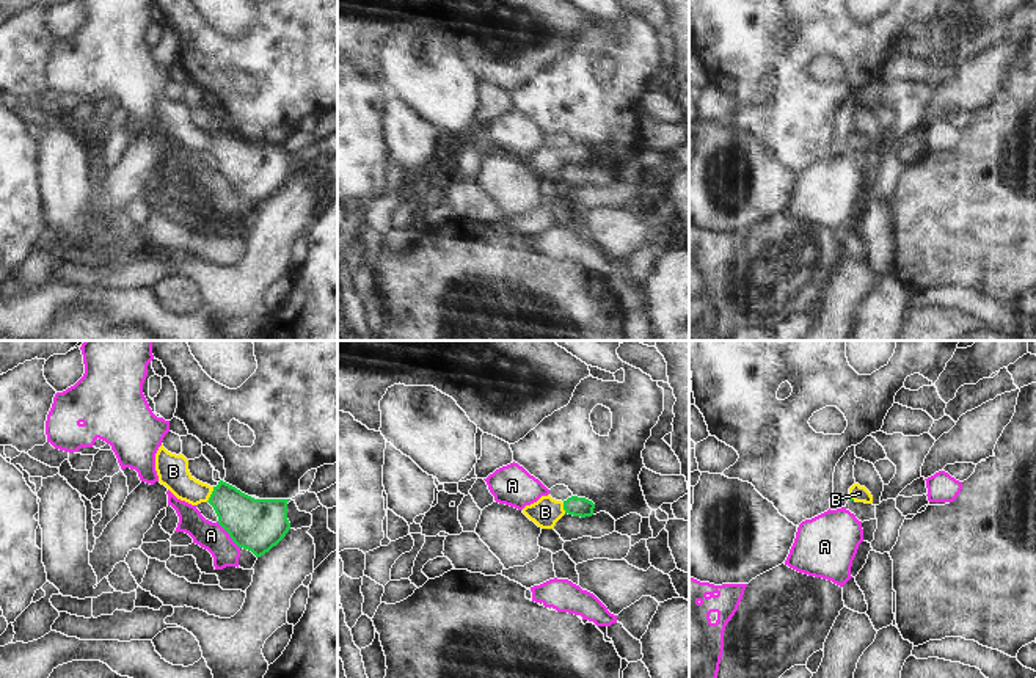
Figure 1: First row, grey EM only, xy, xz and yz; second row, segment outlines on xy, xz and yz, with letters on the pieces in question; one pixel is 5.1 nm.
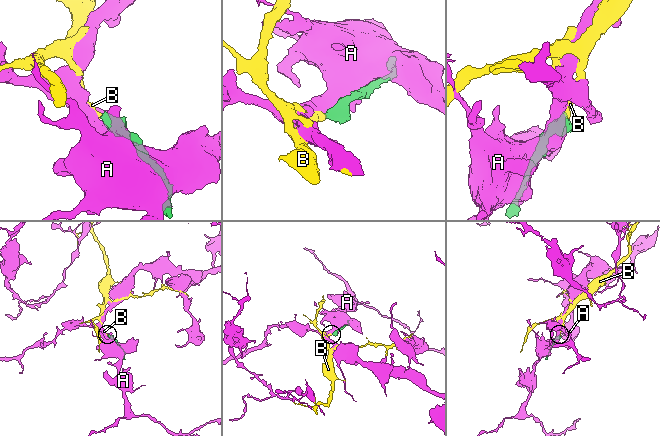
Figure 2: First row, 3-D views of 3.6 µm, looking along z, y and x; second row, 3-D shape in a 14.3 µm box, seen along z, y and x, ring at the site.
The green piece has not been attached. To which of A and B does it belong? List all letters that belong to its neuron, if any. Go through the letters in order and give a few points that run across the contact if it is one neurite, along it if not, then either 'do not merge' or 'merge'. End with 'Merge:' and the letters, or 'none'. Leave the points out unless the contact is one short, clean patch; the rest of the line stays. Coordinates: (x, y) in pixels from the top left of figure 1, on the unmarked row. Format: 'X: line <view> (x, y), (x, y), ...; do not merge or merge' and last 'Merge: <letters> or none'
A: do not merge
B: line xy (250, 171), (223, 146), (211, 143), (193, 140), (173, 120); merge
Merge: B

